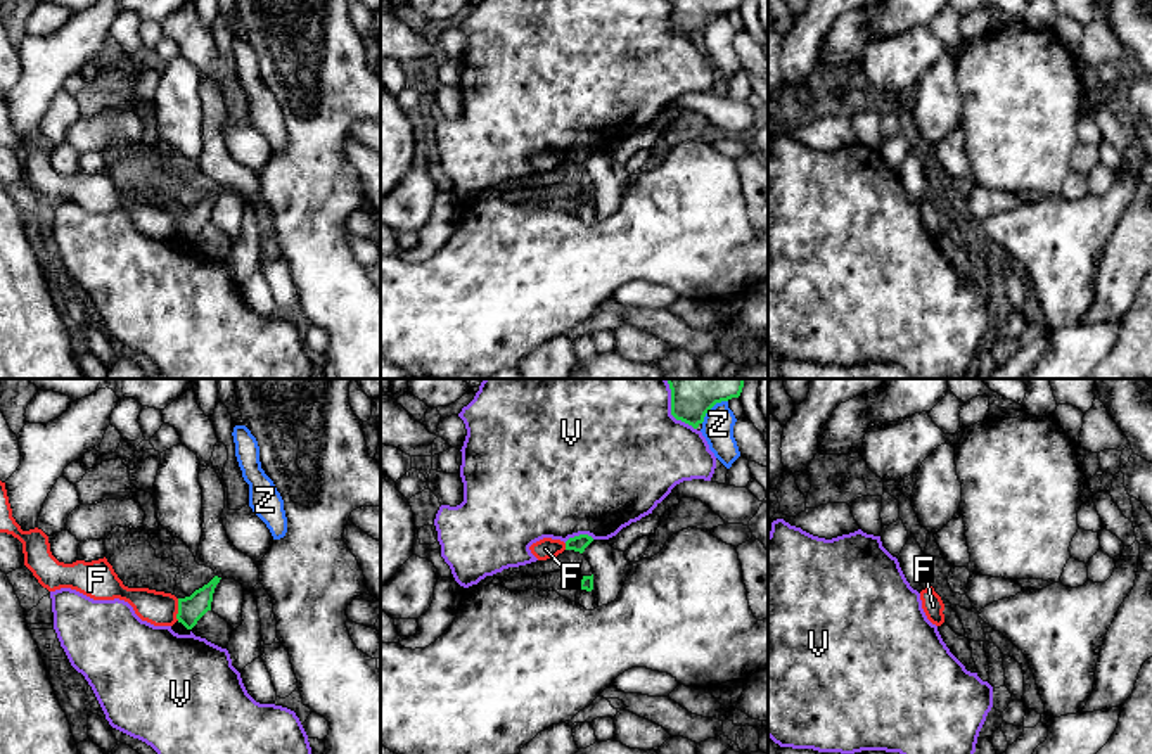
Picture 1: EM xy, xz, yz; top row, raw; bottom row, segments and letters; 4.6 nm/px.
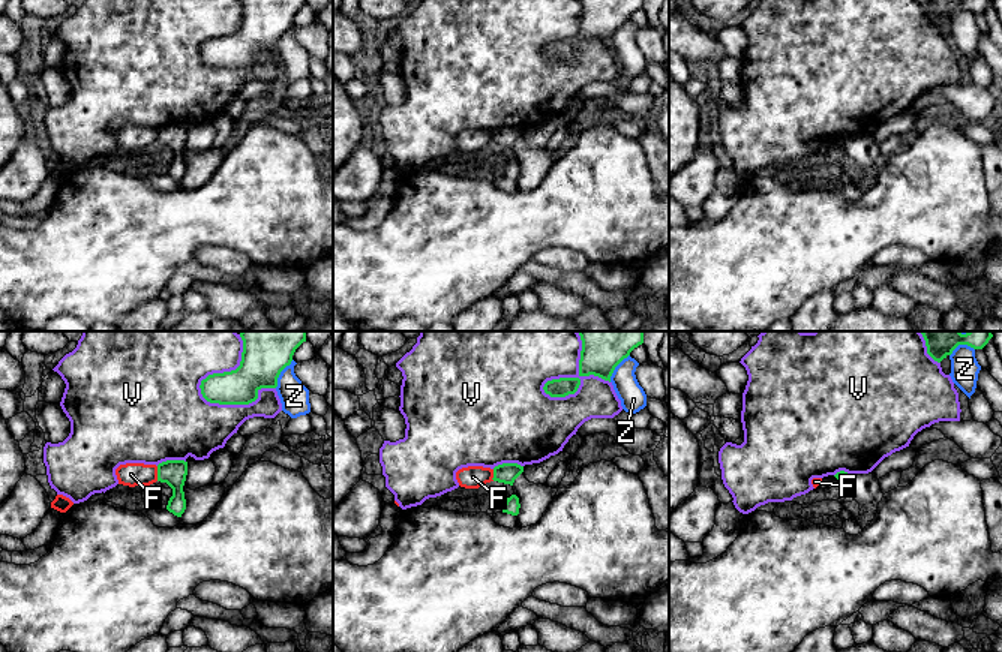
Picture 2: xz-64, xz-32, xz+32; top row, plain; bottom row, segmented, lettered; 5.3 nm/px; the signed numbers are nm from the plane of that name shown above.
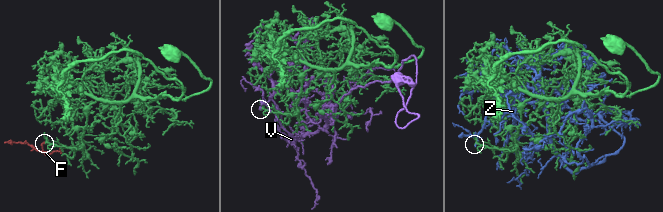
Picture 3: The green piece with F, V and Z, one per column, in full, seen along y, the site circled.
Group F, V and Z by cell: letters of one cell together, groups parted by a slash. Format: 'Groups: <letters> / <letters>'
Groups: F / V / Z

